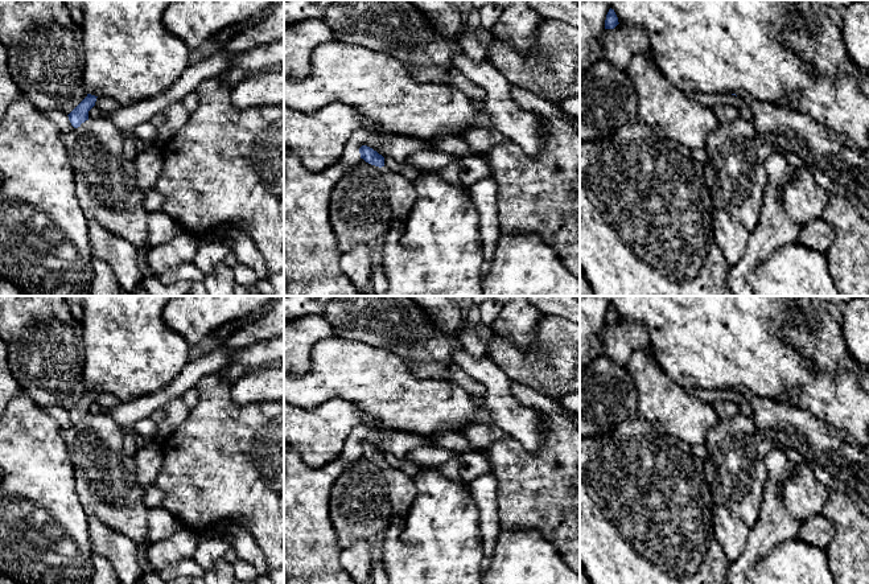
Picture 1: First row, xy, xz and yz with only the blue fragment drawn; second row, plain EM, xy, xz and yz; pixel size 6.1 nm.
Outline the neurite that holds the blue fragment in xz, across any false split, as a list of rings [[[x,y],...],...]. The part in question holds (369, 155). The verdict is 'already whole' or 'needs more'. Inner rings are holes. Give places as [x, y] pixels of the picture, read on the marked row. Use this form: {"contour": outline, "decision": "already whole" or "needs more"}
{"contour": [[[367,145],[359,148],[361,159],[366,163],[379,166],[390,193],[390,205],[392,209],[391,226],[400,230],[407,219],[409,210],[416,200],[416,189],[403,173],[396,173],[384,165],[384,157]]], "decision": "needs more"}

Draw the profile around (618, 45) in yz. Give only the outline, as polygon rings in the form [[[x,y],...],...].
[[[618,24],[614,29],[605,29],[600,40],[602,57],[619,70],[626,70],[634,55],[652,52],[648,34],[643,26]]]

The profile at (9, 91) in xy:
[[[0,42],[0,120],[5,116],[9,104],[20,98],[25,95],[9,73],[7,49]]]

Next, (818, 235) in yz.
[[[819,217],[804,225],[796,238],[803,247],[827,254],[835,240],[835,230]]]

